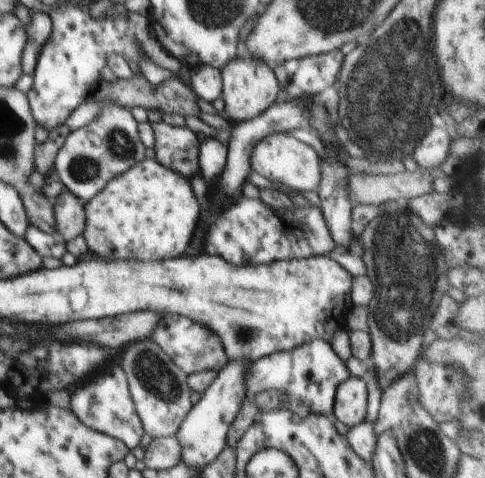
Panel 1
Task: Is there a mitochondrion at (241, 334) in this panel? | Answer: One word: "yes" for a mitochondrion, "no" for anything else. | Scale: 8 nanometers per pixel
yes

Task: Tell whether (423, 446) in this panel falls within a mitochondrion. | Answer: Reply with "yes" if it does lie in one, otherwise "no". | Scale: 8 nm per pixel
yes

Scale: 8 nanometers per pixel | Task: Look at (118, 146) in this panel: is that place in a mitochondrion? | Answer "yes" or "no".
yes

